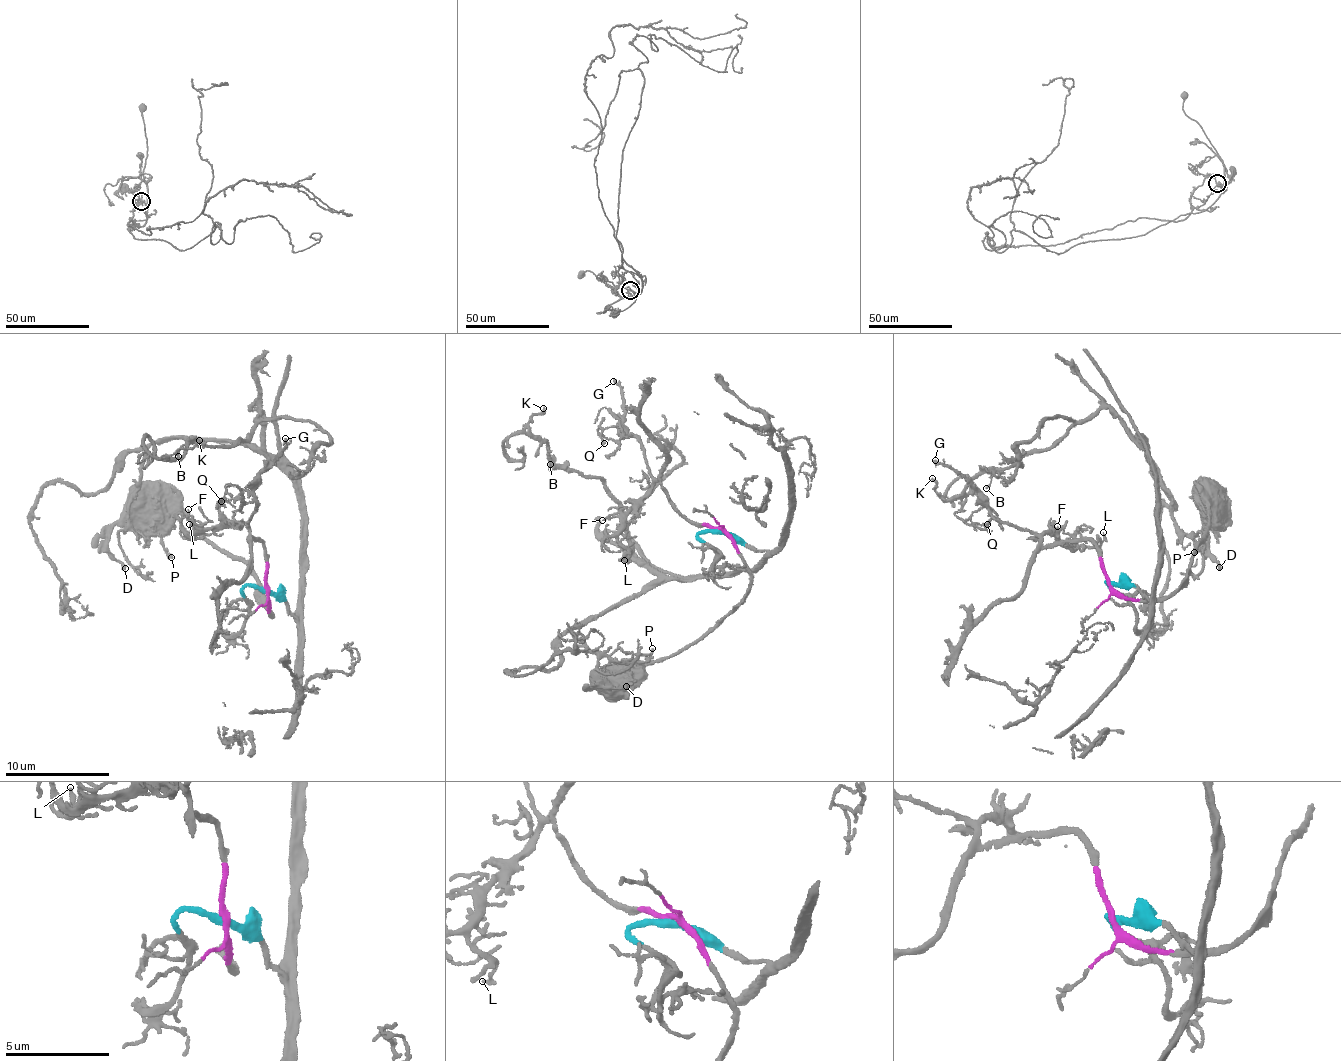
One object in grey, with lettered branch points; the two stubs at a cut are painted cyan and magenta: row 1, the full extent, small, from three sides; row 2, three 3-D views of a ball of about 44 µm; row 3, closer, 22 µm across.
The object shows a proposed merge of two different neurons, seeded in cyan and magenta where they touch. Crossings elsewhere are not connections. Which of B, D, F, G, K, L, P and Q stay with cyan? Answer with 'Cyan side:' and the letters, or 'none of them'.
Cyan side: B, K, P

